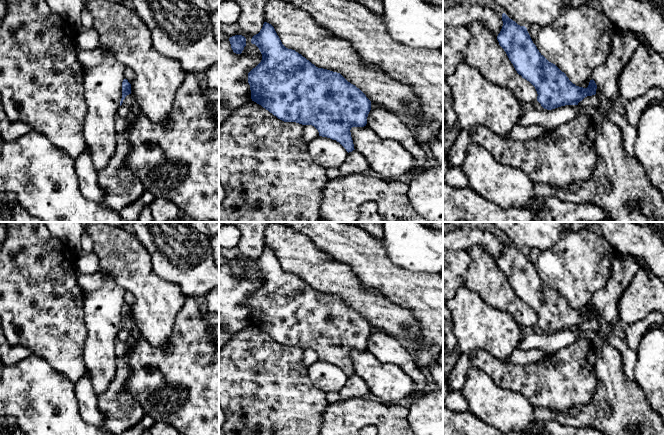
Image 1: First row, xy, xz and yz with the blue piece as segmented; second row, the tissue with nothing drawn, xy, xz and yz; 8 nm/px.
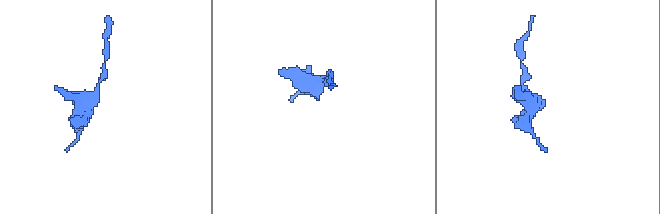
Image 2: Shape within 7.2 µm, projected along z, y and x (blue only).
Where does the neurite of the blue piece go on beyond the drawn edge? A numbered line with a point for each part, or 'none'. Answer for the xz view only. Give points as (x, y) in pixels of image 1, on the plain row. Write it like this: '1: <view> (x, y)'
none

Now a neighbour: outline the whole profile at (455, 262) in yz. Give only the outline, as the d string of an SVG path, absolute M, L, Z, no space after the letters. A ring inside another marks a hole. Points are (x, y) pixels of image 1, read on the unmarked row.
M443 249L443 378L448 382L449 373L461 354L456 351L457 339L453 333L453 319L446 303L465 286L470 262L468 251Z

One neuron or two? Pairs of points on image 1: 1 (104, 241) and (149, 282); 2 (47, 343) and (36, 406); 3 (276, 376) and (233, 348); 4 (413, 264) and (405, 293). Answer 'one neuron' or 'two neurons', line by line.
1: one neuron
2: two neurons
3: one neuron
4: two neurons

